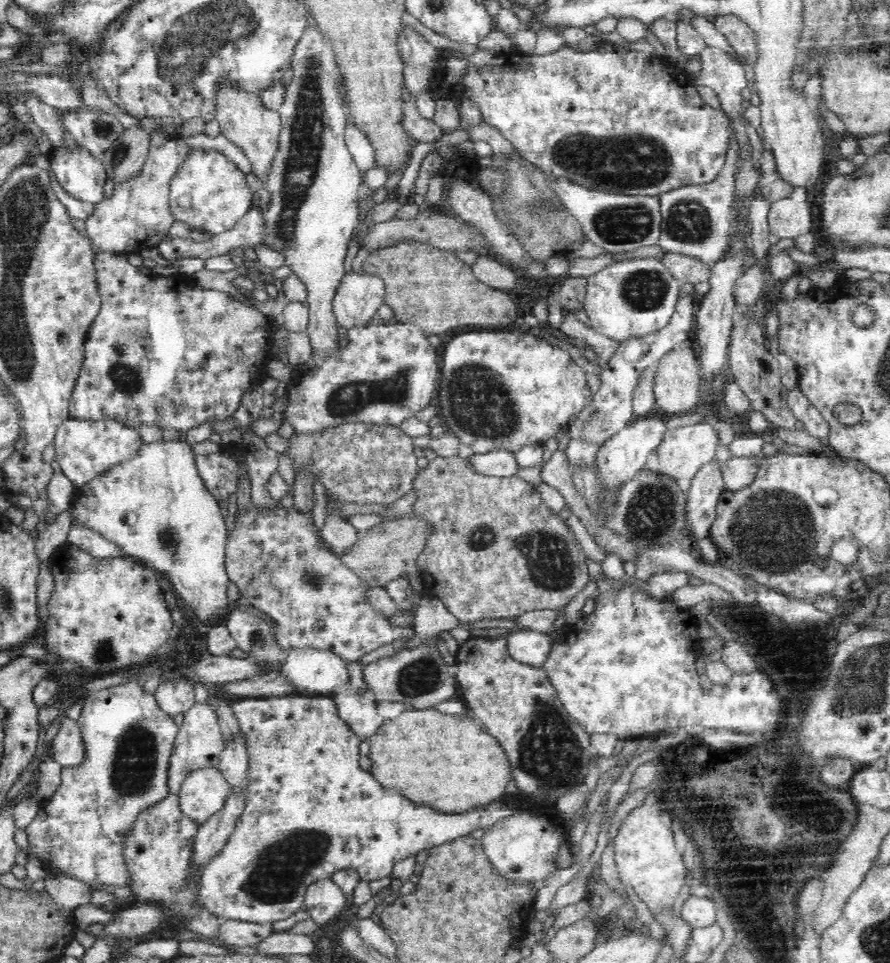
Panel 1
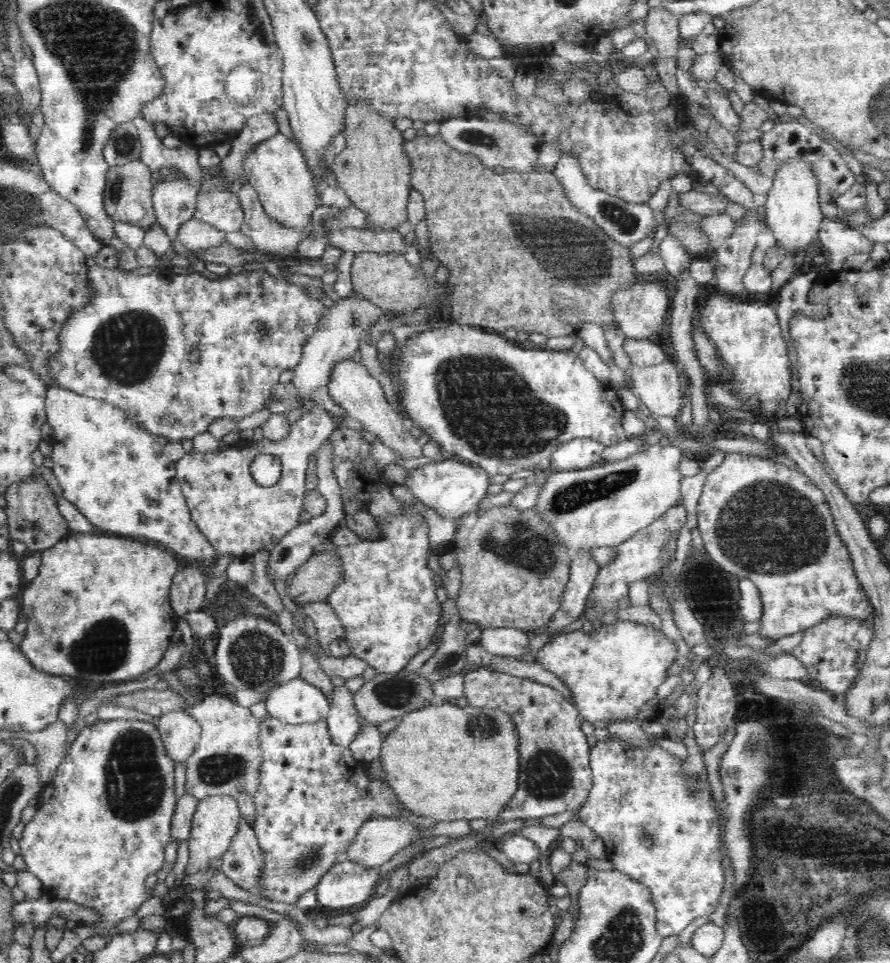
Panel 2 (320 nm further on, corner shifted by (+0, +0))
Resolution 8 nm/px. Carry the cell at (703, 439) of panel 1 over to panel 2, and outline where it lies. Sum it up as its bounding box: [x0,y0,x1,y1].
[536,443,684,552]

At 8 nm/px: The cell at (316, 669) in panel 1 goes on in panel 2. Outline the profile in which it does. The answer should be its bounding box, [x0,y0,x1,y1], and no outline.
[265,676,329,723]

